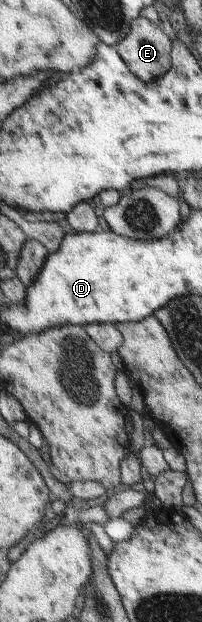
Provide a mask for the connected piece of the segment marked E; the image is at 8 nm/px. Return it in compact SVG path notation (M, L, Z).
M141 17L132 20L130 32L114 48L126 62L128 69L136 77L139 77L140 81L157 80L170 69L170 39L158 29L158 23L154 25L154 23Z

